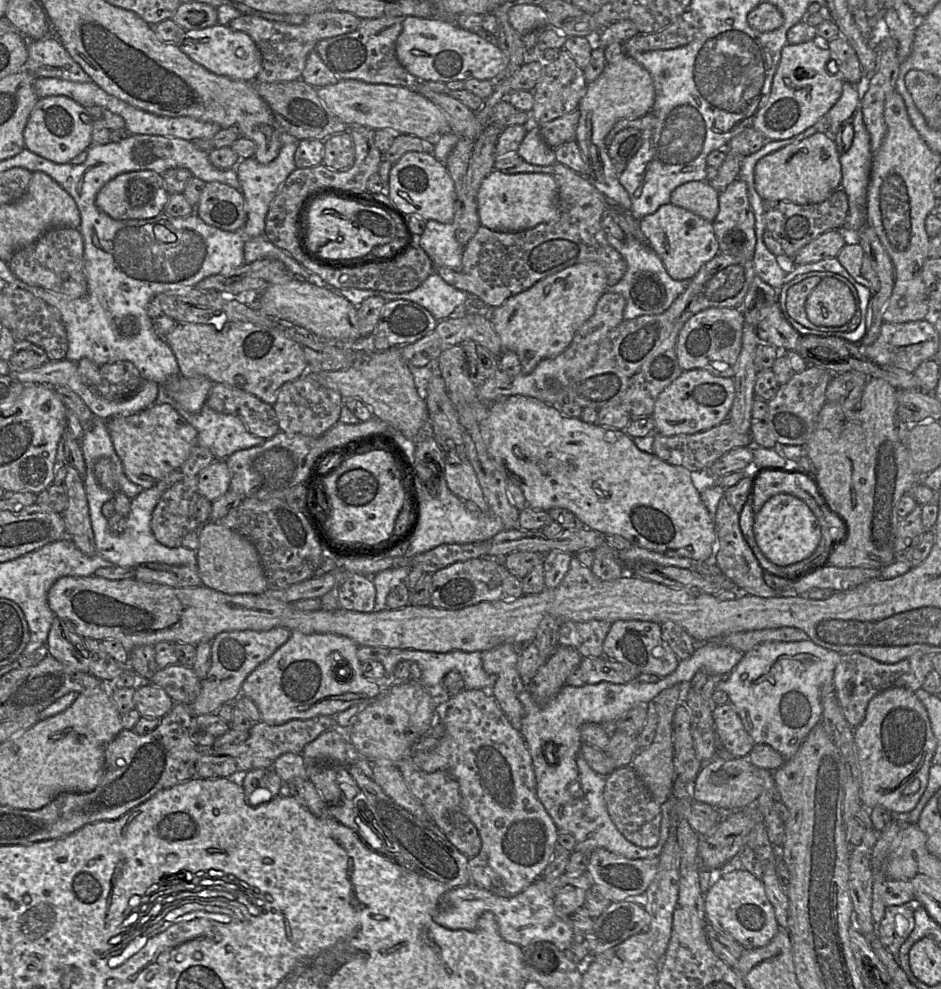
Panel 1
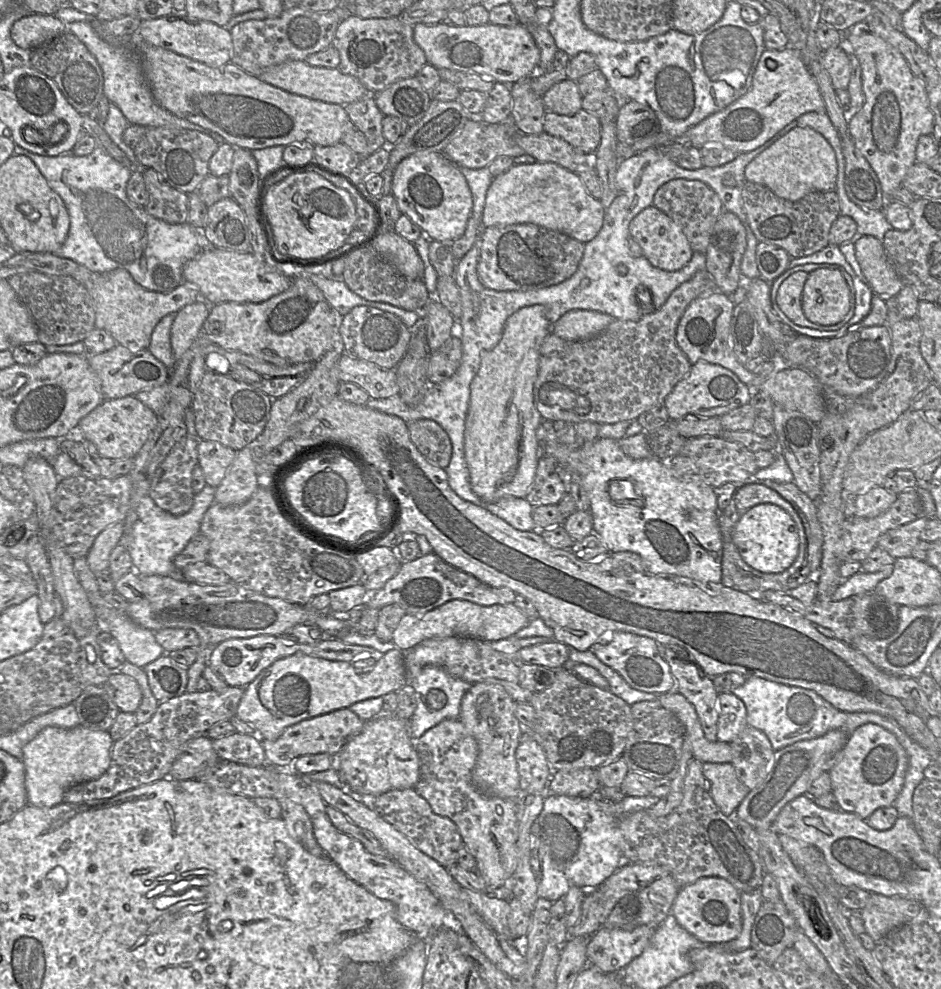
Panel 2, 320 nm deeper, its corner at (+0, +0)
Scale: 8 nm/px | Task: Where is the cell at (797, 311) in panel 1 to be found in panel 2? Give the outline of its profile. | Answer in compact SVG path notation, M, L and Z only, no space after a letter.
M797 271L795 273L792 273L789 277L787 277L780 285L778 292L777 292L777 297L776 297L776 301L777 304L779 306L779 308L782 310L782 312L796 325L798 326L802 326L802 327L808 327L808 328L812 328L812 329L816 329L819 331L835 331L835 330L839 330L840 328L843 327L843 325L845 325L845 323L847 323L852 316L854 315L854 311L855 308L852 308L852 302L850 302L850 308L848 310L848 312L846 313L846 315L844 316L844 318L842 319L842 321L840 321L837 324L834 325L820 325L820 324L816 324L813 323L811 321L809 321L802 310L802 292L804 289L804 284L807 280L808 277L807 272L805 271Z

